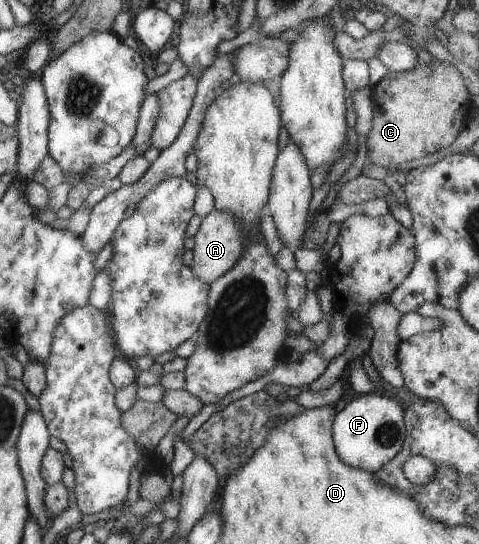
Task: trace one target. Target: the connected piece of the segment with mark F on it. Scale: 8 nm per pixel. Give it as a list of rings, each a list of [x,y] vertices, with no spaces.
[[[366,393],[352,398],[344,408],[333,416],[331,437],[338,458],[352,468],[375,473],[388,464],[402,446],[406,436],[403,409],[382,394]]]

